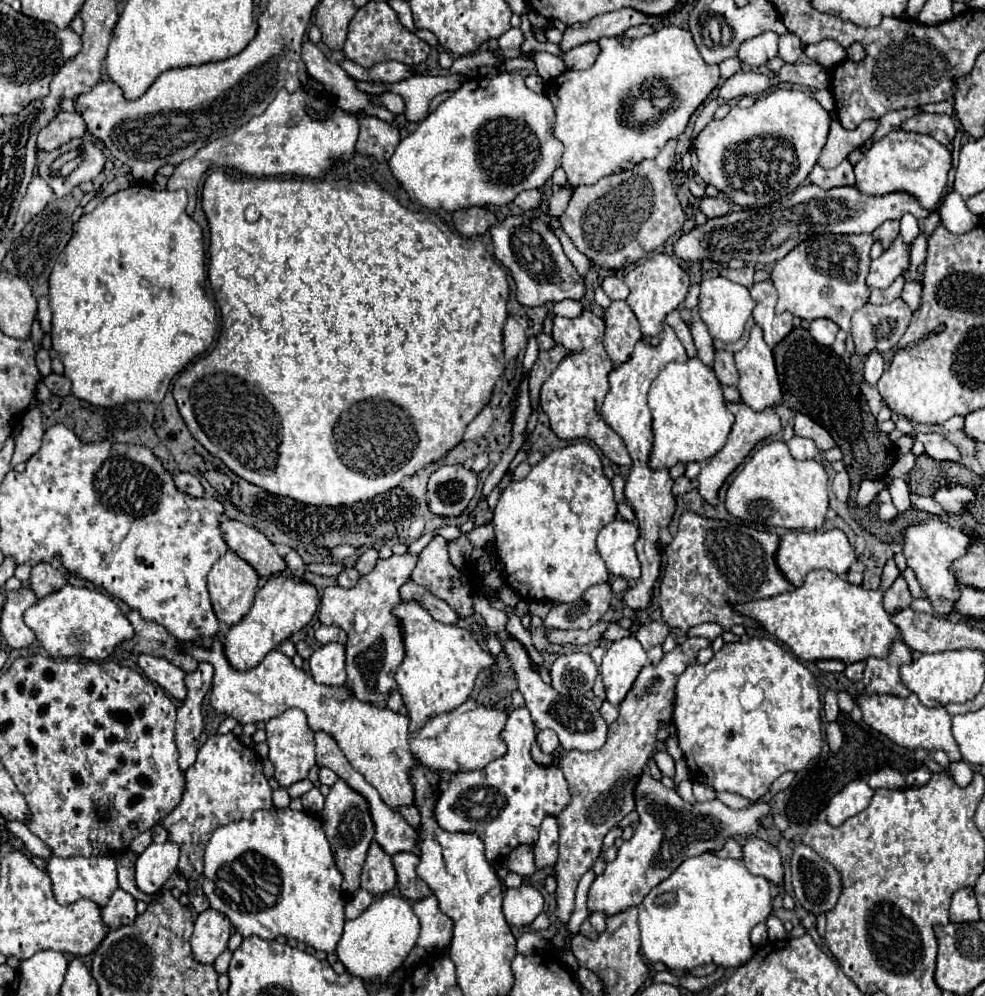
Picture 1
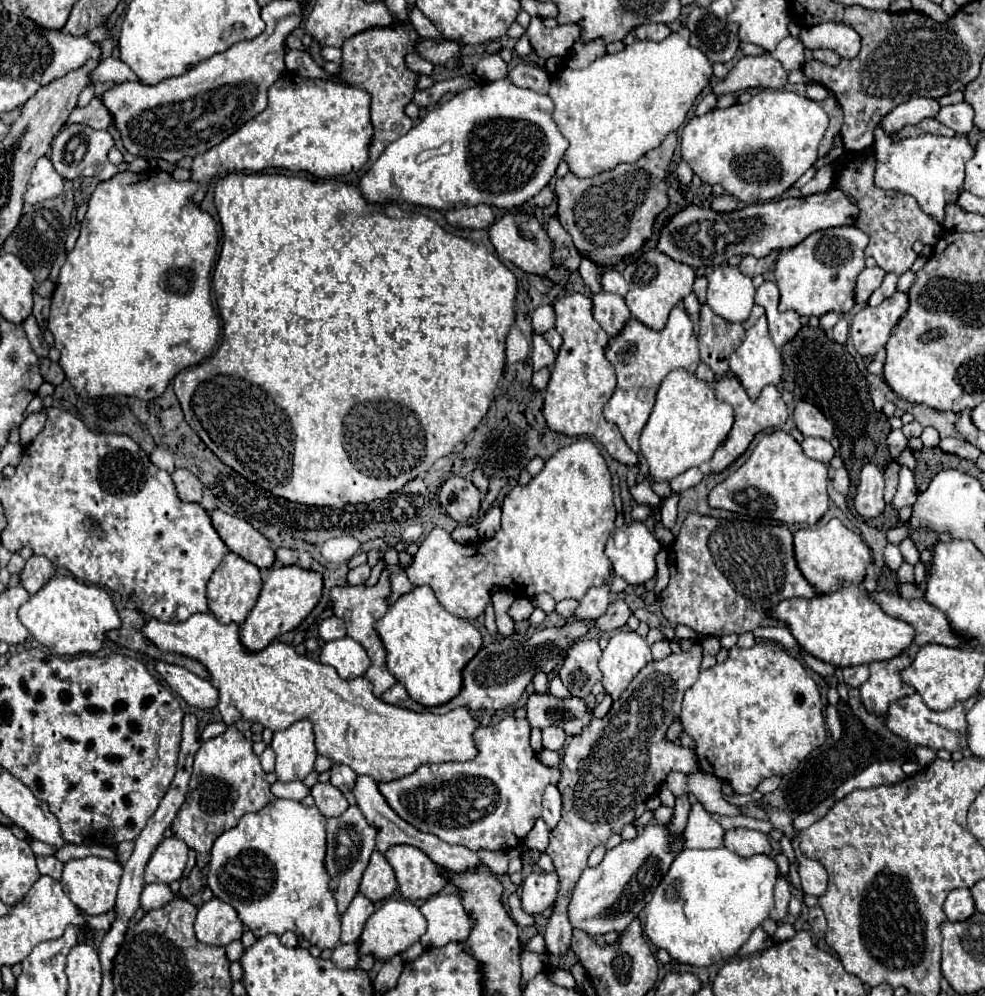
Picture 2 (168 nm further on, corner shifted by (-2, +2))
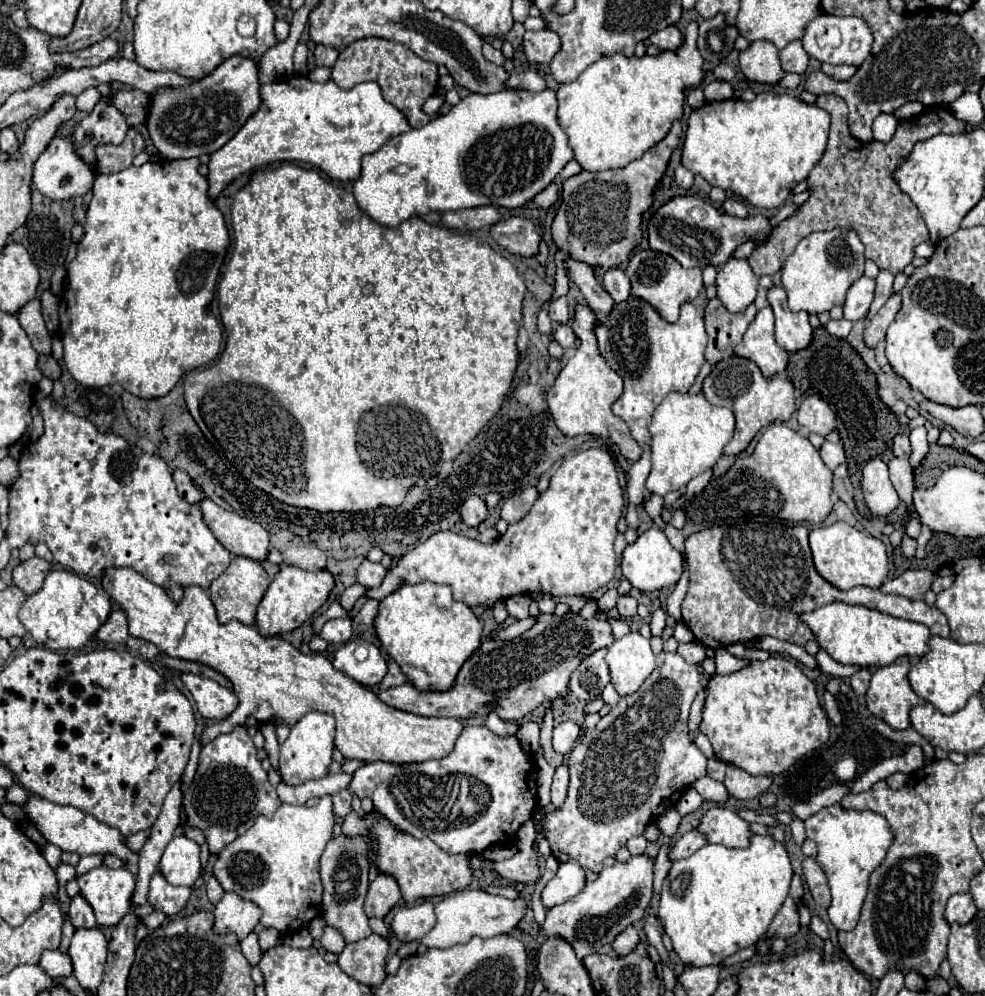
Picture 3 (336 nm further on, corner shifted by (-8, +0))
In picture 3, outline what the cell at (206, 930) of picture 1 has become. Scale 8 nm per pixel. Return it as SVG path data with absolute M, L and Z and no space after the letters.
M225 893L215 907L215 933L235 933L239 939L247 937L261 919L261 909L237 893Z

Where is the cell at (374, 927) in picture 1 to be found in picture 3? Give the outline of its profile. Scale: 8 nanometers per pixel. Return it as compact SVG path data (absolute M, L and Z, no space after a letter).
M423 901L413 907L401 907L393 917L393 933L403 943L421 941L423 935L427 935L433 927L435 927L435 913L431 901Z

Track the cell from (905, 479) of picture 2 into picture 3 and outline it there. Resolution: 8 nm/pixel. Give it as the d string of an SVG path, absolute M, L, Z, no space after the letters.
M915 427L915 429L911 431L909 439L911 439L911 449L913 449L909 461L911 461L911 467L917 467L919 461L921 461L921 459L927 455L927 451L929 451L927 429L925 429L925 427Z

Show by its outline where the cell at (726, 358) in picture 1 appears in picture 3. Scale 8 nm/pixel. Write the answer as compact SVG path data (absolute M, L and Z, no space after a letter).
M715 297L705 307L705 327L709 335L709 343L705 349L705 359L715 365L719 359L733 355L743 331L747 331L747 323L755 317L755 303L751 303L741 313L729 313L723 303Z

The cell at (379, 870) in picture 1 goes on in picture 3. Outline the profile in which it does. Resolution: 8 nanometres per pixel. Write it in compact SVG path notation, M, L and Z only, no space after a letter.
M381 873L369 885L369 893L365 899L365 913L367 917L383 919L399 901L401 901L401 891L397 881L391 875Z

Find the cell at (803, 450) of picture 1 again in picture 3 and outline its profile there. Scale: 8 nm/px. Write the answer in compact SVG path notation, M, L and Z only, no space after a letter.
M825 441L823 447L821 447L821 457L823 457L823 463L825 463L829 469L835 469L835 467L843 465L843 463L845 463L843 445L841 445L841 443L829 443L829 441Z

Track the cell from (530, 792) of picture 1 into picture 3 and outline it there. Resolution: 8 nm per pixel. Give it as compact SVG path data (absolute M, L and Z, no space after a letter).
M465 727L455 749L443 759L409 765L365 763L355 771L349 791L369 797L397 829L417 839L429 837L453 855L473 855L493 845L515 843L513 835L537 807L533 761L527 759L517 737L497 737L485 727Z

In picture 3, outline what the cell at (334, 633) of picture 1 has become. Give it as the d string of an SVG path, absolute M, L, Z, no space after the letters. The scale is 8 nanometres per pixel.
M329 619L321 633L319 633L327 643L331 645L341 645L347 643L353 637L353 627L351 627L351 619Z

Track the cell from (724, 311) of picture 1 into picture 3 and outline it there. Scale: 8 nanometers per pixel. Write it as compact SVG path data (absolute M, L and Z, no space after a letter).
M731 257L717 271L717 297L731 313L745 311L755 301L759 277L749 267L747 259Z

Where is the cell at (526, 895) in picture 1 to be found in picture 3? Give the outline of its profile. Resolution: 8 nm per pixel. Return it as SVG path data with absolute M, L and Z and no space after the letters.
M577 861L561 863L557 875L543 889L543 905L553 907L573 899L583 891L585 883L585 869Z

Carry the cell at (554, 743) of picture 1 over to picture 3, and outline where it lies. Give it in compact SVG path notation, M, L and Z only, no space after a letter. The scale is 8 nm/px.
M563 721L559 725L555 725L553 729L553 749L561 755L567 755L575 741L579 739L579 733L581 733L581 727L573 721Z

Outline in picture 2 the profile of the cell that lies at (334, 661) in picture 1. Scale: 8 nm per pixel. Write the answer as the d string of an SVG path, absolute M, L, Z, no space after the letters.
M351 637L335 639L323 645L319 661L337 669L341 679L355 679L369 667L369 657L365 649Z

